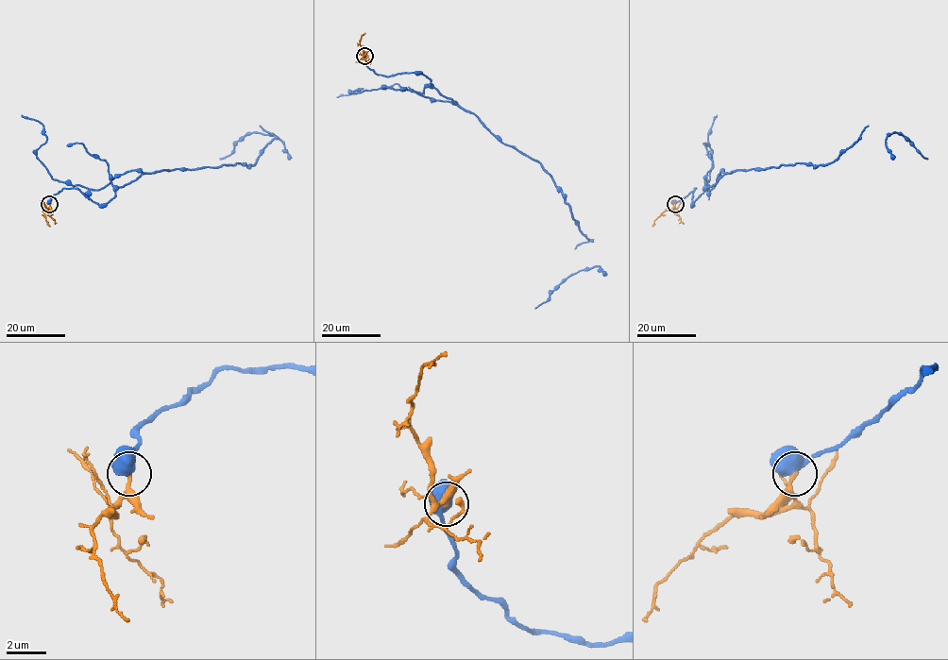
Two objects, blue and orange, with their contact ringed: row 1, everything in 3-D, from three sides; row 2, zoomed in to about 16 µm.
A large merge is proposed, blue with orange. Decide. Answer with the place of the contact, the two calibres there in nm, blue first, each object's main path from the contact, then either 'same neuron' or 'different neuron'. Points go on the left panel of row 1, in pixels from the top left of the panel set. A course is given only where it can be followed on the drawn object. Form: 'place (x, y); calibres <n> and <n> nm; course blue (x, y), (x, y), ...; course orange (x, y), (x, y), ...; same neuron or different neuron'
place (49, 204); calibres 550 and 220 nm; course blue (49, 204), (63, 188), (107, 204), (143, 174), (253, 165), (275, 136), (260, 126), (220, 158); course orange (49, 204), (44, 211), (49, 226); different neuron

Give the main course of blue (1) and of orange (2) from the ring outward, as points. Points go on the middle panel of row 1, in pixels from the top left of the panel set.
1: (364, 55), (379, 75), (422, 73), (551, 177), (590, 240), (575, 249), (581, 269), (535, 309)
2: (364, 55), (360, 43), (364, 32)

